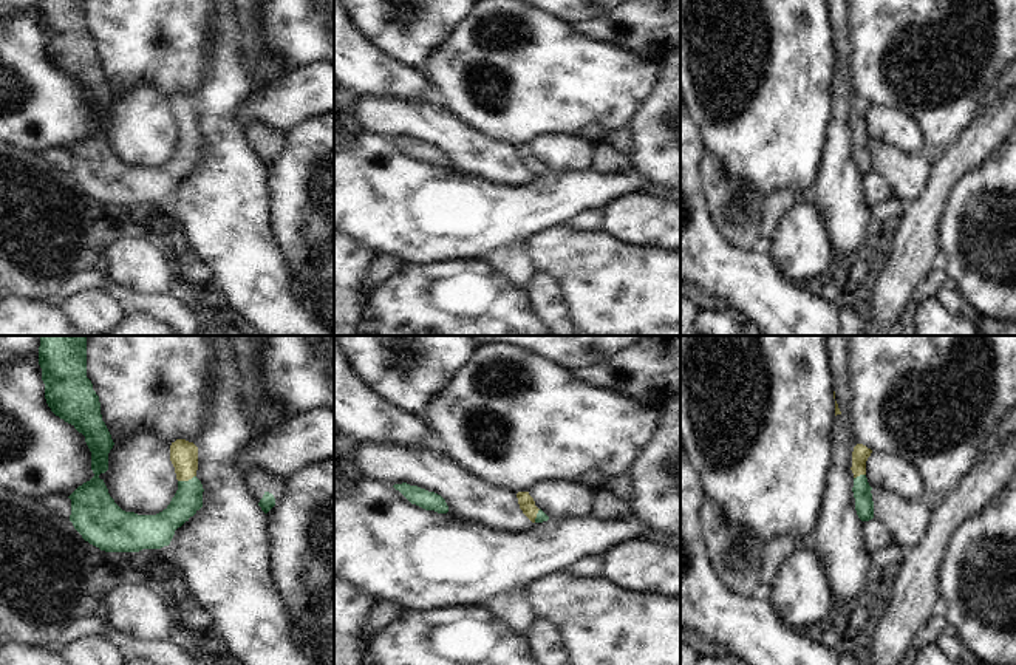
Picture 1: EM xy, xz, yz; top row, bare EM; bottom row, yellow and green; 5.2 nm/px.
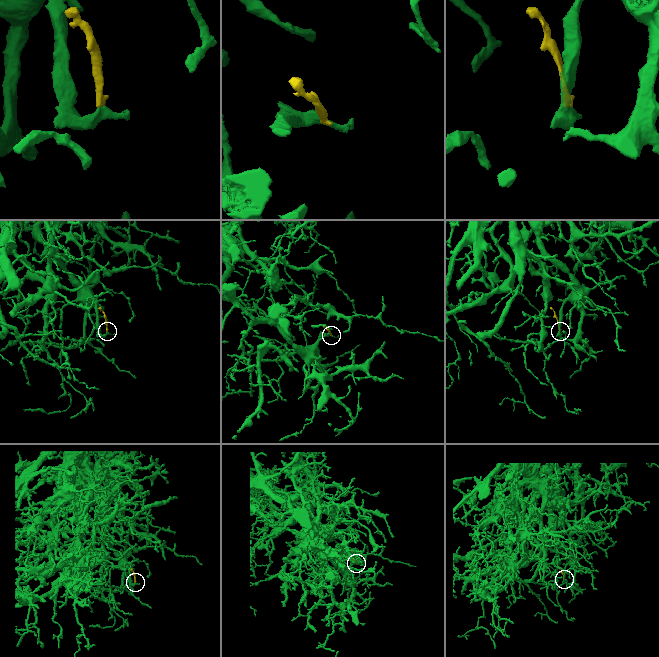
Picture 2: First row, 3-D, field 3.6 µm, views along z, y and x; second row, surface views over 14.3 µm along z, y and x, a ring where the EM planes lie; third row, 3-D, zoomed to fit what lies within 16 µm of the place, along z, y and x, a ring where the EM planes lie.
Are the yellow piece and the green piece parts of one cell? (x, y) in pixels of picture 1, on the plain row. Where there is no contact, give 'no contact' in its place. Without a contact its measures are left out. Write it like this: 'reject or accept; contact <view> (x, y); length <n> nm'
accept; contact xy (186, 133); length 100 nm

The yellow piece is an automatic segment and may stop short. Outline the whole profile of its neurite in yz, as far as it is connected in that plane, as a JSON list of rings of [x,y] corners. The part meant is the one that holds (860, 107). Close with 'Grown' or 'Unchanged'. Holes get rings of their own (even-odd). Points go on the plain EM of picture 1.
[[[857,97],[852,105],[852,127],[854,127],[854,152],[855,164],[861,175],[869,175],[874,172],[874,155],[872,155],[872,141],[866,131],[866,114],[871,110],[872,104],[863,97]]]. Grown.

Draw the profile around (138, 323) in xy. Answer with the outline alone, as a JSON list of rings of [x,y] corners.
[[[141,312],[122,317],[108,332],[101,336],[178,336],[167,323]]]

